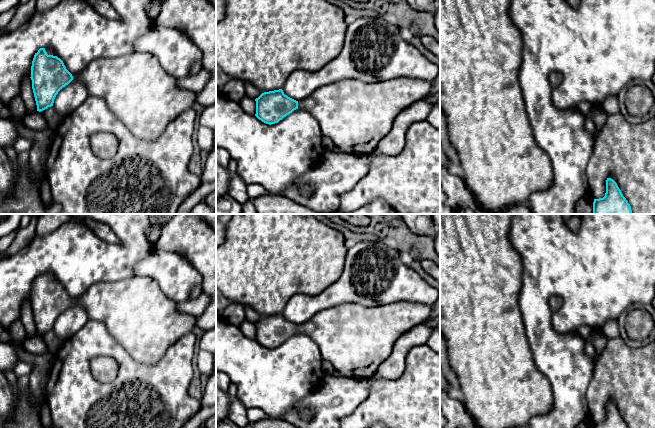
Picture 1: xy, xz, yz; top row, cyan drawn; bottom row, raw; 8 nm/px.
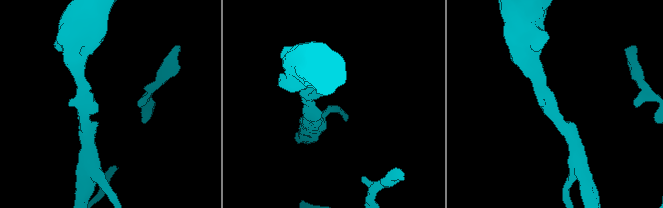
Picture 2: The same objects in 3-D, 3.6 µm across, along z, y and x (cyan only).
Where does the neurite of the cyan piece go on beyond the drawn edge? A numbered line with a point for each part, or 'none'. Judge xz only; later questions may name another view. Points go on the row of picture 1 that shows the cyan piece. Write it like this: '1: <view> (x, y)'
1: xz (355, 115)

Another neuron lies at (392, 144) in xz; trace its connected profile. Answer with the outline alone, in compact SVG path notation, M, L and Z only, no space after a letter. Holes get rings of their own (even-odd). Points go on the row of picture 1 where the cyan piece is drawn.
M425 99L400 113L392 124L390 132L379 141L375 152L388 156L398 155L406 143L407 129L416 120L425 119L430 114L433 106L434 104Z

